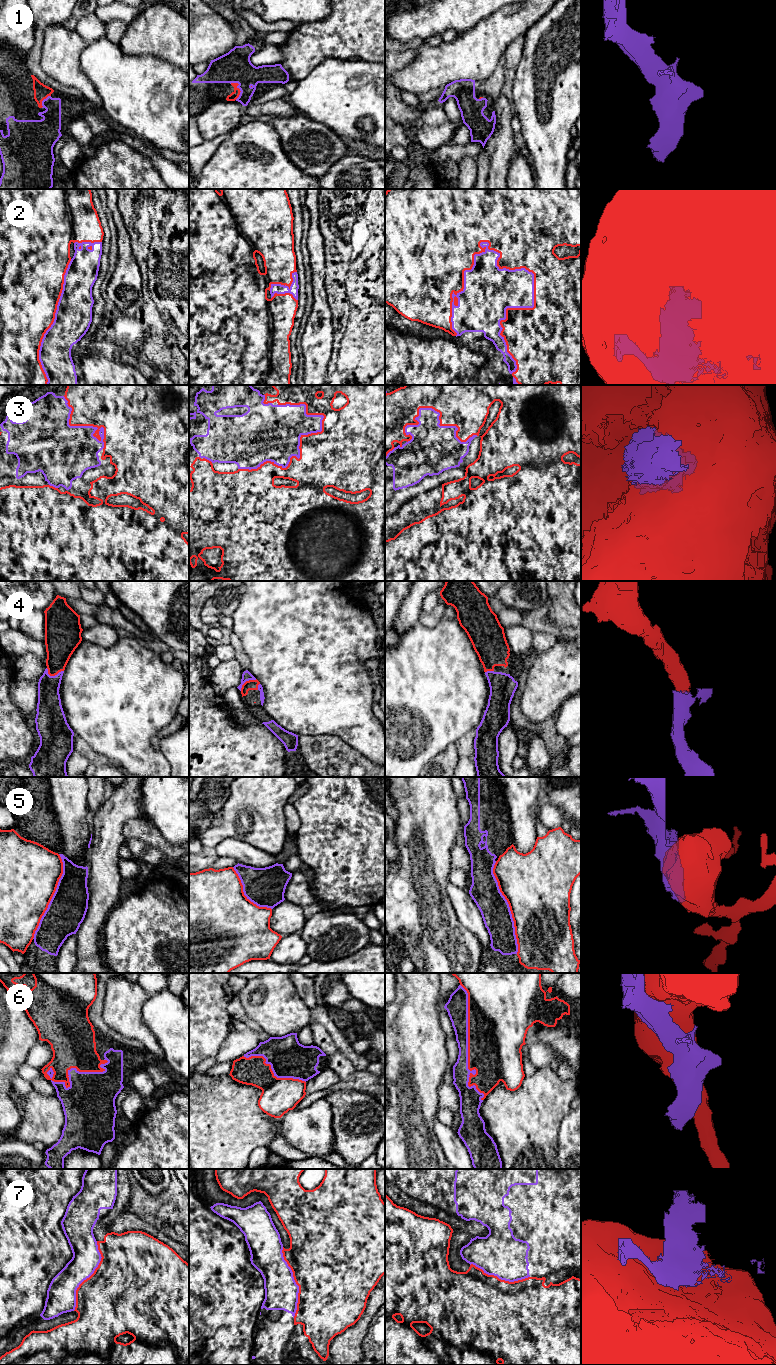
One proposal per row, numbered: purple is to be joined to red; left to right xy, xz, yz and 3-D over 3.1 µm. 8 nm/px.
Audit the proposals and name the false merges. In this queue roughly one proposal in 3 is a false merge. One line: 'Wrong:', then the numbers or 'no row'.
Wrong: 1, 5, 6, 7

